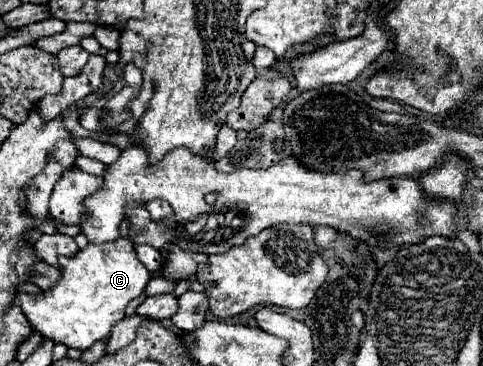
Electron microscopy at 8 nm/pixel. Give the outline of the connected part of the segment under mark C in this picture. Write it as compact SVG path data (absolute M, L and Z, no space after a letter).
M130 222L120 224L120 234L112 242L88 244L72 258L60 258L62 278L42 296L22 294L20 306L28 322L42 336L62 342L68 348L90 348L96 340L110 336L116 322L124 318L124 310L130 300L140 296L150 282L150 272L138 260L134 242L128 238Z

